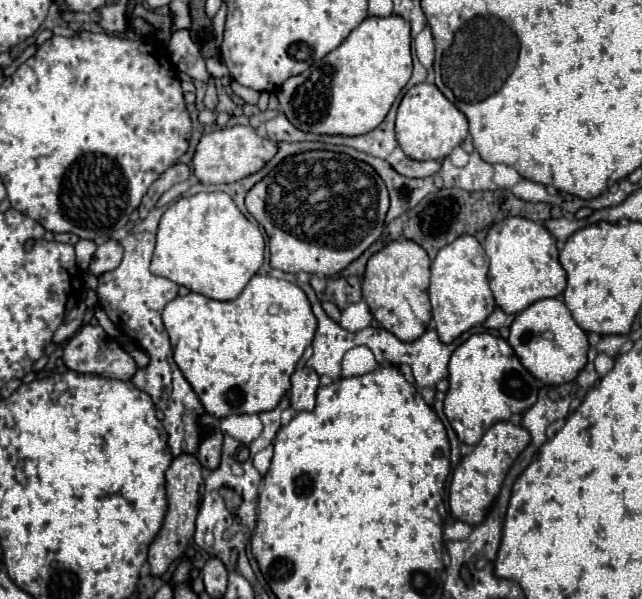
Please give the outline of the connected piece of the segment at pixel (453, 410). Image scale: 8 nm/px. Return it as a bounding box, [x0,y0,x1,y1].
[445,332,541,446]

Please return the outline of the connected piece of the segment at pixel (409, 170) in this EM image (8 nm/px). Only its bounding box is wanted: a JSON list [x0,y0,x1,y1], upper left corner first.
[391,158,439,178]

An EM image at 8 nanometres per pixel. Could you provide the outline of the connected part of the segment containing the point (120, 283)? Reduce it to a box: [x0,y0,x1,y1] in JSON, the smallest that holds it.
[97,232,207,456]

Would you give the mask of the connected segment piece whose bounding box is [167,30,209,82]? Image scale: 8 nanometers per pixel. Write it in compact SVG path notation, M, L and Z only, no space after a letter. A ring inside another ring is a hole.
M175 30L171 40L167 42L167 50L179 72L189 74L193 80L203 80L203 82L209 80L205 60L199 48L193 44L189 30Z

